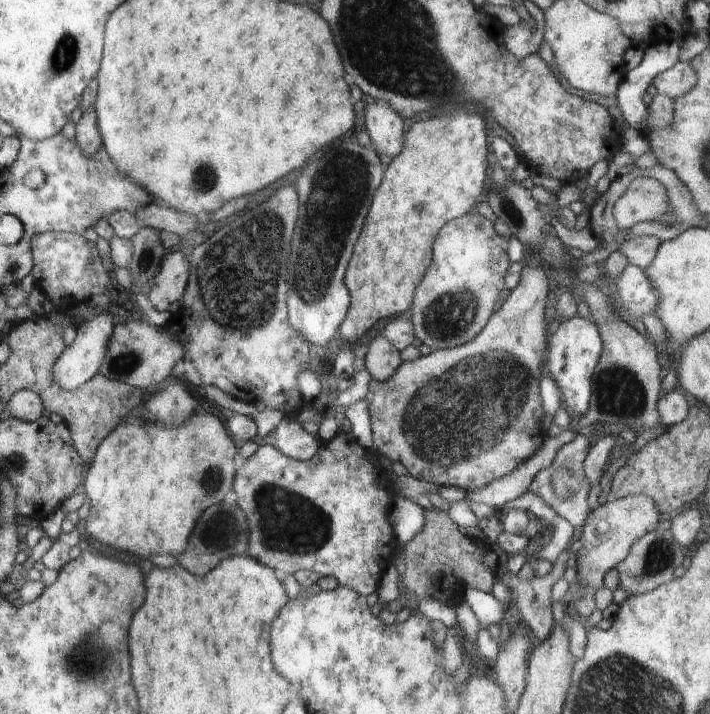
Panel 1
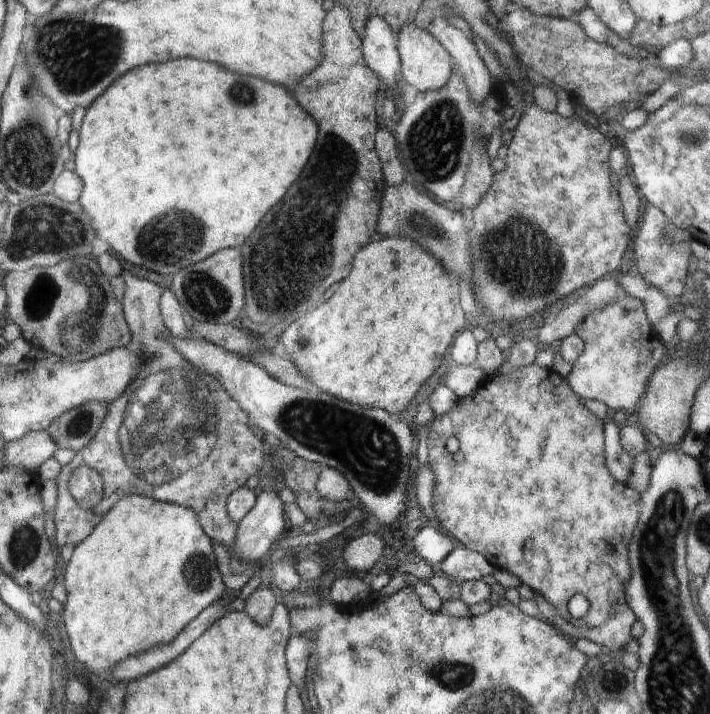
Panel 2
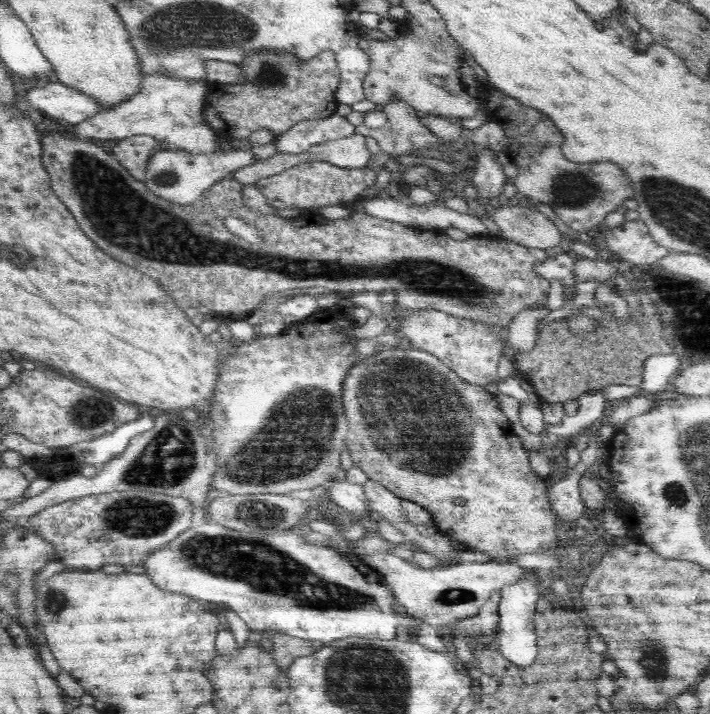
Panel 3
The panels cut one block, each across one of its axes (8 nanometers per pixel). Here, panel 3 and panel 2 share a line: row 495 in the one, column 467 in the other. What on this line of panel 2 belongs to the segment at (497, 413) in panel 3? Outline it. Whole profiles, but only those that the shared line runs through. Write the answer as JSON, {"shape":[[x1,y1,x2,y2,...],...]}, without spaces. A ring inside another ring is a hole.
{"shape":[[535,362,528,366,520,366,508,374,493,373,492,376,487,376,484,378,484,382,480,382,480,388,474,390,472,396,460,398,458,404,448,414,434,415,431,419,427,464,434,472,434,480,436,480,431,503,440,529,450,537,454,536,468,550,481,554,490,566,495,569,508,570,520,580,521,584,526,584,534,592,537,592,552,605,554,610,557,610,565,625,571,630,584,627,596,628,602,626,606,620,610,620,616,612,614,610,616,604,626,603,624,586,630,582,630,576,632,576,632,568,628,562,628,544,630,544,630,536,636,528,636,521,640,518,640,494,636,490,632,490,626,483,616,481,606,466,604,420,598,420,592,412,588,412,583,399,570,388,565,377,552,369,542,368],[450,436,458,438,459,451,464,454,464,458,460,462,456,462,454,455,446,449,446,441],[574,594,582,594,588,600,588,613,580,619,572,616,567,607,568,600]]}

